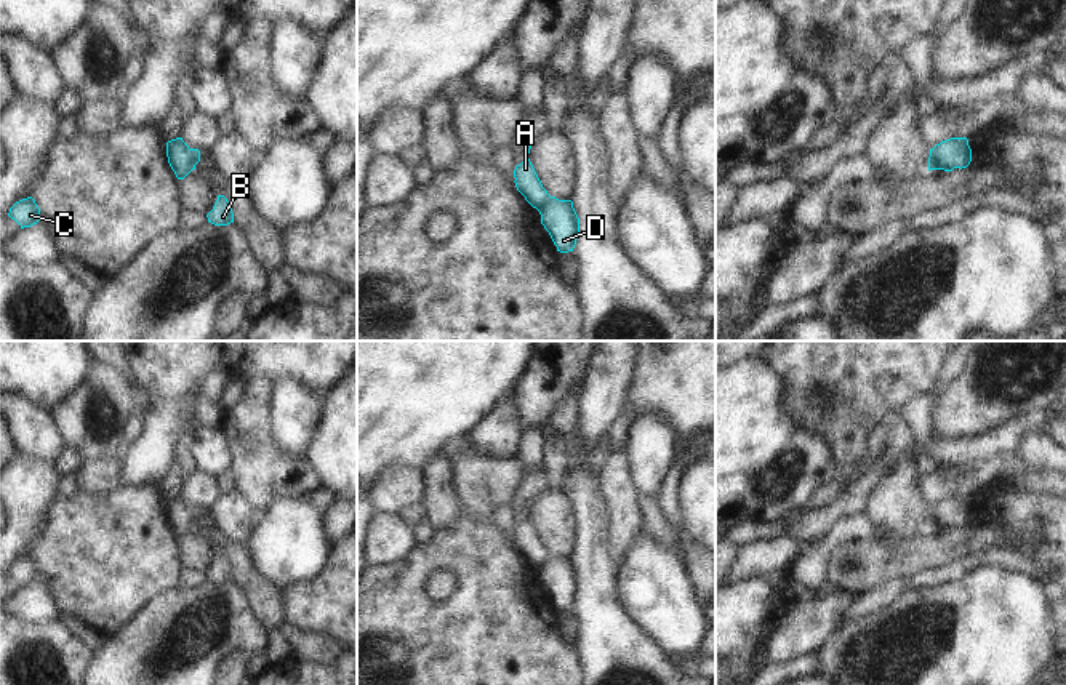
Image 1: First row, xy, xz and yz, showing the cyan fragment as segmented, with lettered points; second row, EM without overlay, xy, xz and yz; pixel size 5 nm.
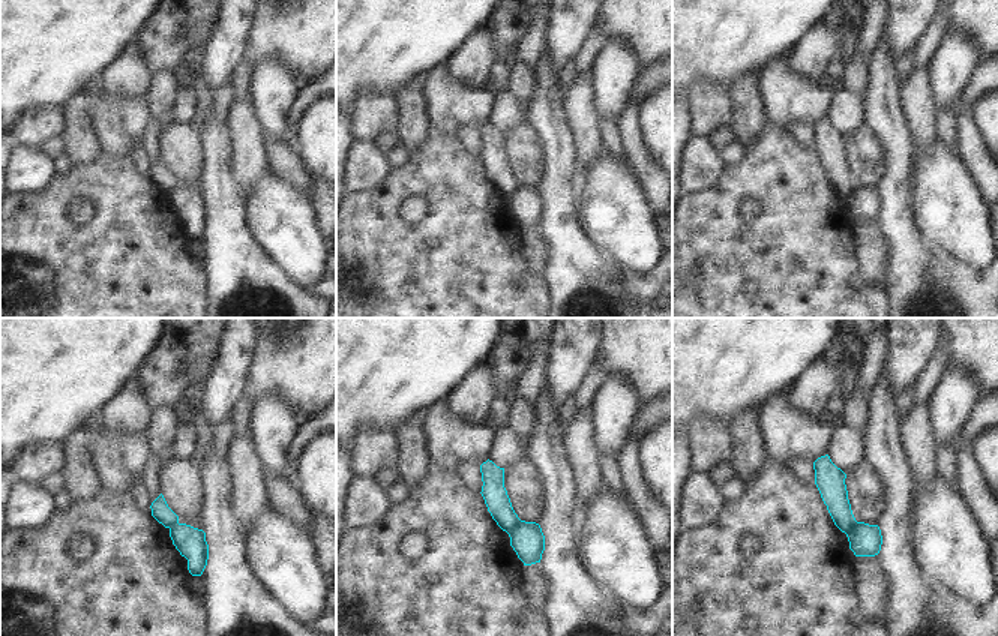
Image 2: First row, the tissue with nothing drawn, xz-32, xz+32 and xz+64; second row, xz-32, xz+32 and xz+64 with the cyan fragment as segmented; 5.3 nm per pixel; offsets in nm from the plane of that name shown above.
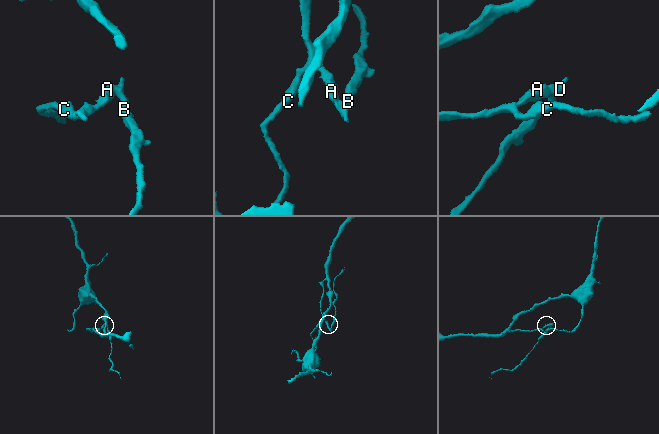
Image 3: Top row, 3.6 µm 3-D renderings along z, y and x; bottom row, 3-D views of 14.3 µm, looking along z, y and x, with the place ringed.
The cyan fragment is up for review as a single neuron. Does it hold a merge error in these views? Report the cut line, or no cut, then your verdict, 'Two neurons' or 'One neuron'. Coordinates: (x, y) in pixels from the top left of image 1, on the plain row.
Split along xz (551, 556), (538, 568). Two neurons

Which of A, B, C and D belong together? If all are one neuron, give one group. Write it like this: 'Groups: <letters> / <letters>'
Groups: A C / B D

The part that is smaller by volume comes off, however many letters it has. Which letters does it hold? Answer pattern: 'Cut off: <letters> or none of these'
Cut off: B, D

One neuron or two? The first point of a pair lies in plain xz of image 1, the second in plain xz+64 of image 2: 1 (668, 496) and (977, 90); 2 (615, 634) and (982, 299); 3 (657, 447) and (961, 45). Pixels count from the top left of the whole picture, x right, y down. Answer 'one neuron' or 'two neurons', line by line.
1: two neurons
2: two neurons
3: one neuron

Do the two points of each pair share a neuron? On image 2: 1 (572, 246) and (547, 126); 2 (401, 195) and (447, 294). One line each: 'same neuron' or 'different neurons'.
1: same neuron
2: same neuron

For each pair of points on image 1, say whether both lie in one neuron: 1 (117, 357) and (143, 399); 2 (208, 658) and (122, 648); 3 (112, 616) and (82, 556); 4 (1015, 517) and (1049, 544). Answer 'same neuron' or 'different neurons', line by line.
1: same neuron
2: same neuron
3: same neuron
4: same neuron

